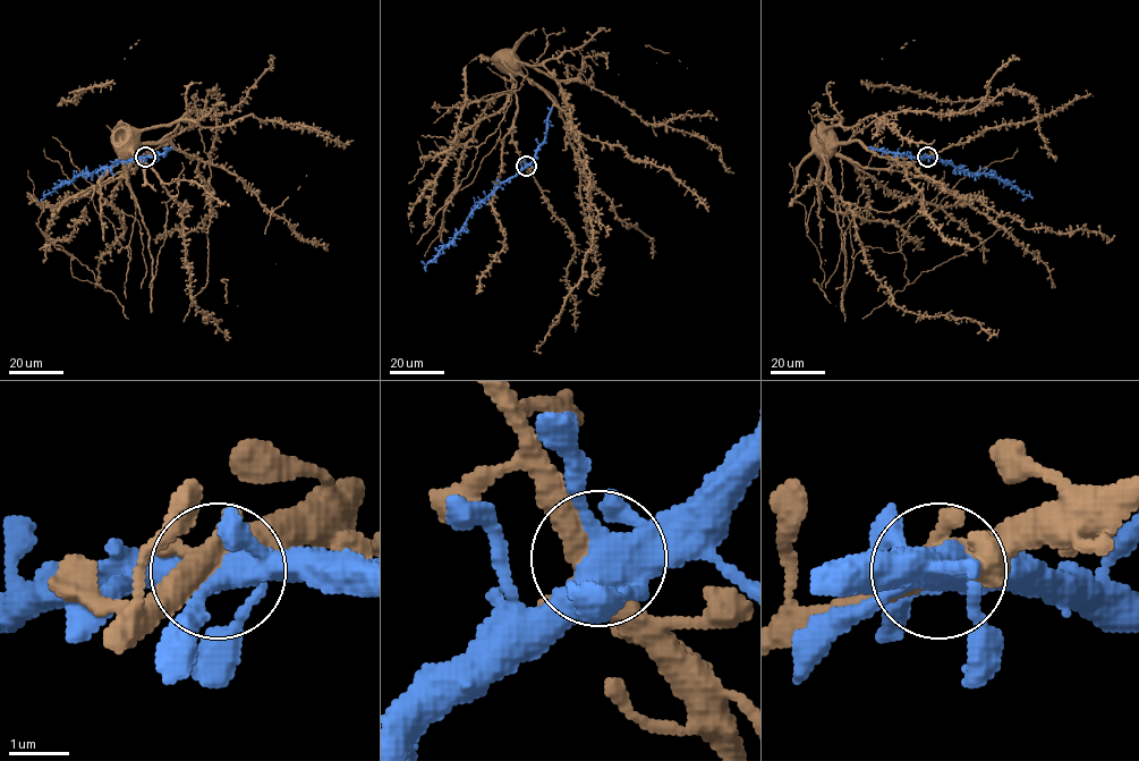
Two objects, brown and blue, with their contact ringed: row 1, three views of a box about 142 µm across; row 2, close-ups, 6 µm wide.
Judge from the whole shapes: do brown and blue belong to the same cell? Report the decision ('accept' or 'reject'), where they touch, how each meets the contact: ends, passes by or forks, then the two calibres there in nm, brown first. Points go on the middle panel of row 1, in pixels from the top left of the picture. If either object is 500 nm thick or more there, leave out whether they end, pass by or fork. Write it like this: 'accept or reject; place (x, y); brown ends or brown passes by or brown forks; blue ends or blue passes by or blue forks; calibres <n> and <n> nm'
accept; place (526, 166); brown forks; blue forks; calibres 400 and 440 nm

